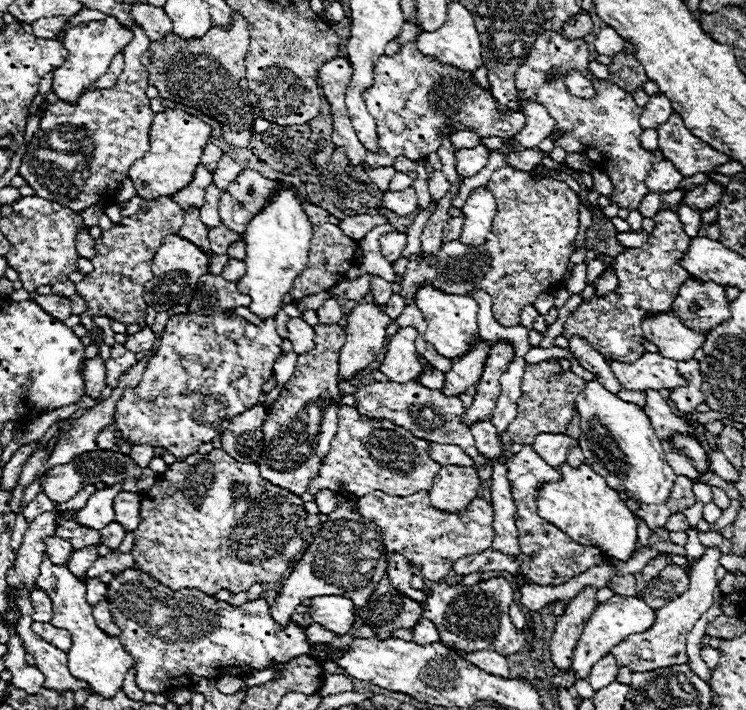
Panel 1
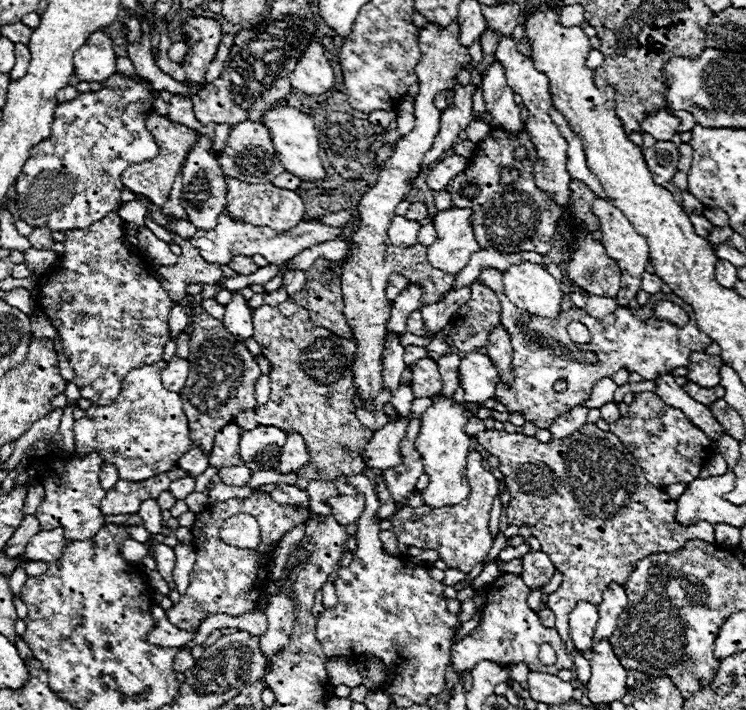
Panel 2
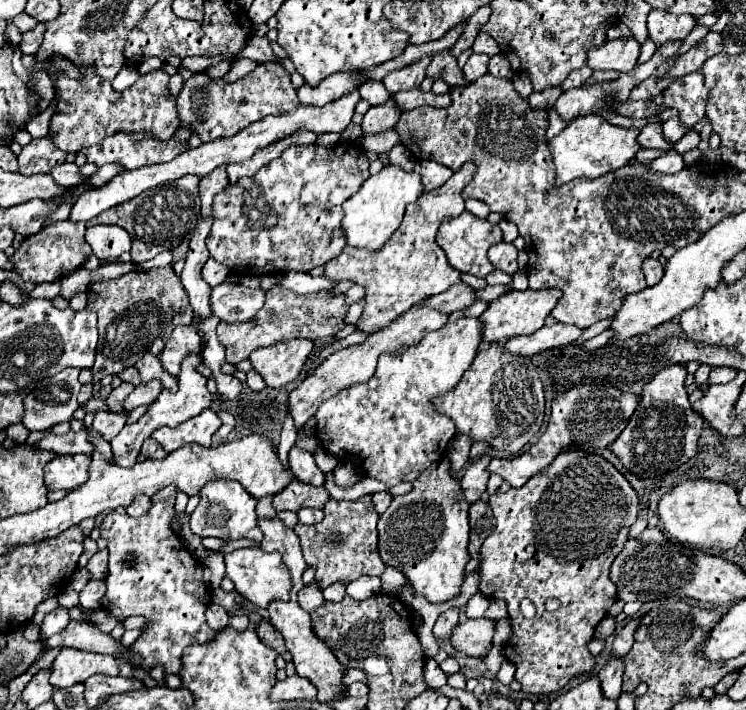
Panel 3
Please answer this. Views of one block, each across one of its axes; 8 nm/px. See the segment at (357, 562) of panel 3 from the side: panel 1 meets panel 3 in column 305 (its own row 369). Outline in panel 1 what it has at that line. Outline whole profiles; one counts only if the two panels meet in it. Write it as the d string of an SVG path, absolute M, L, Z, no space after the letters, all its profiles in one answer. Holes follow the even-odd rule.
M554 360L540 364L526 364L522 378L522 396L517 400L516 418L508 426L508 436L516 444L532 444L536 432L566 432L572 416L576 414L576 396L584 390L586 380L574 372L560 372L560 366Z

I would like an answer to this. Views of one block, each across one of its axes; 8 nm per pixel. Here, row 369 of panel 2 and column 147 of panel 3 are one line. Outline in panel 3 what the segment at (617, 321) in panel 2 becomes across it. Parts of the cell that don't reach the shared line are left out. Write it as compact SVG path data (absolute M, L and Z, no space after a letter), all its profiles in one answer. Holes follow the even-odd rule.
M172 488L172 498L166 498L162 492L164 490L152 498L154 504L144 516L132 518L128 514L110 512L100 524L100 534L108 540L110 552L102 608L120 622L128 616L144 616L148 620L140 638L130 646L130 652L142 658L140 664L132 666L134 670L150 674L152 668L162 666L166 674L180 674L184 648L192 644L210 644L218 630L210 628L204 616L212 594L210 588L206 590L202 564L186 550L180 536L170 528L174 520L176 490ZM162 504L166 508L162 508ZM128 556L134 556L130 566L126 564Z

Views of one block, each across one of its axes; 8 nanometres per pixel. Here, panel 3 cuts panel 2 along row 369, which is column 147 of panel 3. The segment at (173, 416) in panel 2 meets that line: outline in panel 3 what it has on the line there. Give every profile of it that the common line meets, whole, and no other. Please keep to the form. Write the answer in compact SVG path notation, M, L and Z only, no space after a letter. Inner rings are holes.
M180 128L170 142L160 142L150 134L114 134L104 140L100 146L92 146L86 152L88 162L104 166L108 162L118 162L128 170L140 168L146 164L162 164L176 158L184 152L184 142L190 138L190 132Z

